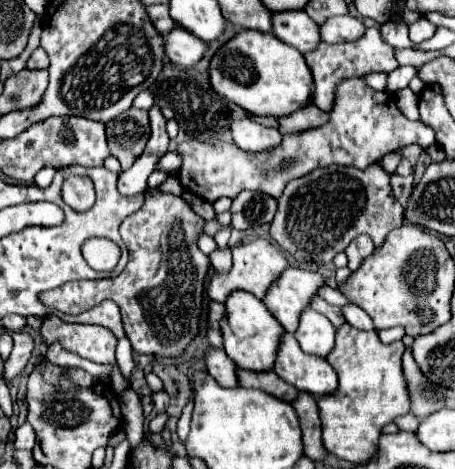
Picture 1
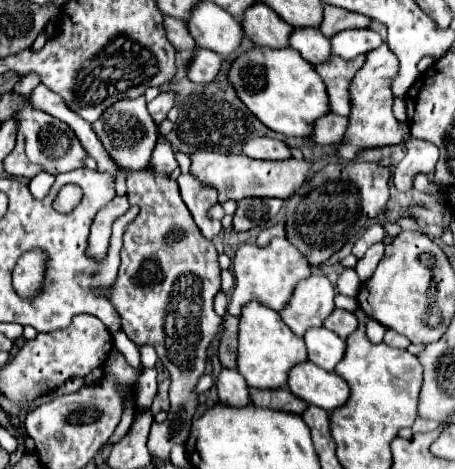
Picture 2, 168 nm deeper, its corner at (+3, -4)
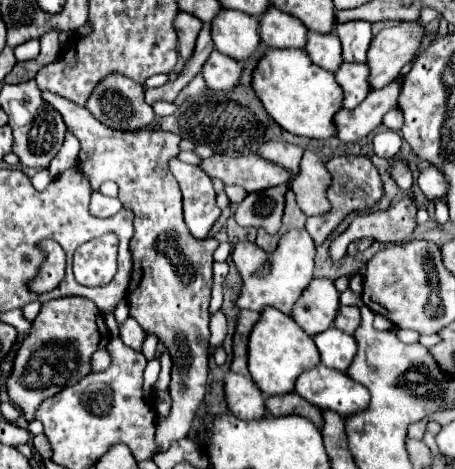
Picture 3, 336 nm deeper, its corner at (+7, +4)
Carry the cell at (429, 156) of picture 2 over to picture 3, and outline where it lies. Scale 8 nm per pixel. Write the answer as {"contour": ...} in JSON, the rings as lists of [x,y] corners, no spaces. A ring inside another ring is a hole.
{"contour":[[[398,107],[391,109],[384,115],[382,124],[390,130],[400,131],[404,124],[402,111]]]}

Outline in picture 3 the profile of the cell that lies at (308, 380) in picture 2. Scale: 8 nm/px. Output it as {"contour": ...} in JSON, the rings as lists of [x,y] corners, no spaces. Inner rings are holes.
{"contour":[[[324,364],[302,372],[296,378],[294,390],[310,404],[334,410],[340,416],[362,412],[370,400],[370,392],[362,384],[348,378],[344,372],[332,372]]]}

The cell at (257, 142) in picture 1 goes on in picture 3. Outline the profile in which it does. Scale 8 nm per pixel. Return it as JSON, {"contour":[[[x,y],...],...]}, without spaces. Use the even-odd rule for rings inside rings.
{"contour":[[[268,142],[268,144],[260,144],[258,148],[258,154],[274,164],[280,164],[284,166],[286,170],[290,170],[292,174],[298,174],[300,170],[300,158],[302,158],[302,148],[300,146],[294,146],[294,144],[288,144],[288,142]]]}

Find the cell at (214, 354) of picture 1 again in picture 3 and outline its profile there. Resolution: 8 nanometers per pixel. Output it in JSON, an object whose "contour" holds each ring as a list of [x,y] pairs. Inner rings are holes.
{"contour":[[[228,372],[224,376],[224,394],[228,410],[242,420],[256,420],[266,414],[264,394],[256,388],[250,376]]]}

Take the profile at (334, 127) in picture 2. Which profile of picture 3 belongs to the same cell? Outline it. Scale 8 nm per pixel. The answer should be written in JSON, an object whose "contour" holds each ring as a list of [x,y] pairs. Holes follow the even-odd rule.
{"contour":[[[394,81],[384,88],[372,90],[354,110],[342,108],[340,112],[336,112],[336,138],[340,138],[342,142],[356,142],[376,130],[382,124],[384,115],[397,107],[400,89],[401,84]]]}

